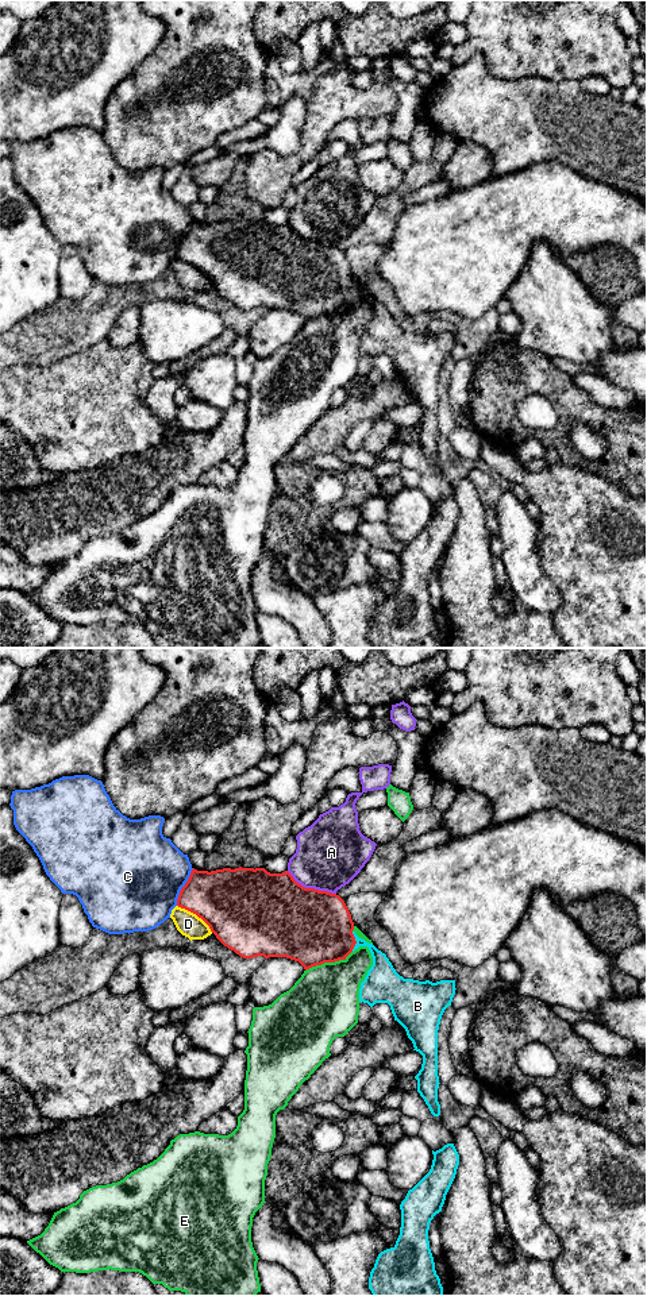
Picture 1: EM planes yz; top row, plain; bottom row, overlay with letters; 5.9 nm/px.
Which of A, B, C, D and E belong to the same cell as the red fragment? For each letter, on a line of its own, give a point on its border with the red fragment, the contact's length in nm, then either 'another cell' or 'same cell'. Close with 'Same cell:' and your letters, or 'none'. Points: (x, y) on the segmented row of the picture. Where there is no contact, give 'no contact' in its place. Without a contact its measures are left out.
A: yz (311, 888) | 320 nm | another cell
B: yz (355, 941) | 120 nm | same cell
C: yz (183, 887) | 240 nm | another cell
D: yz (196, 914) | 280 nm | another cell
E: yz (328, 961) | 300 nm | another cell
Same cell: B

